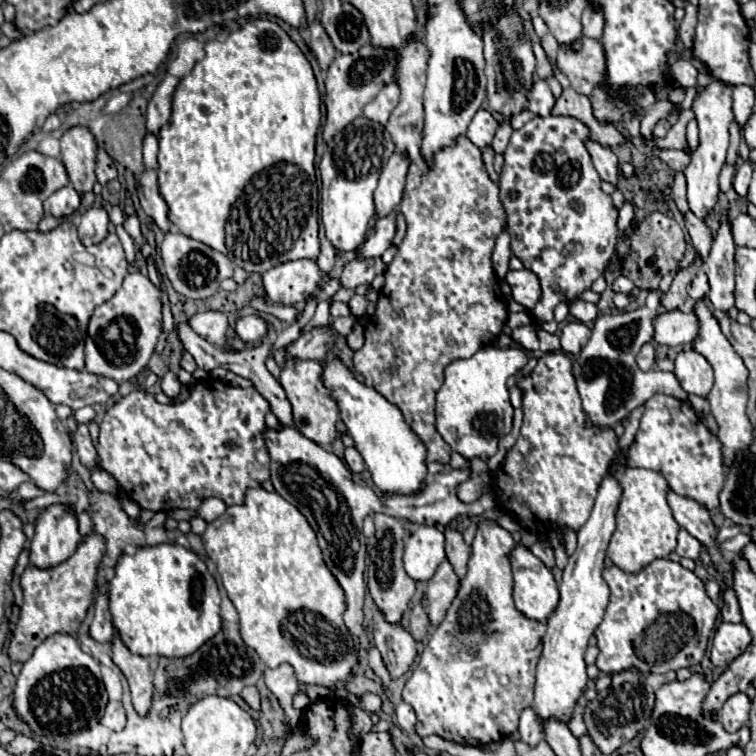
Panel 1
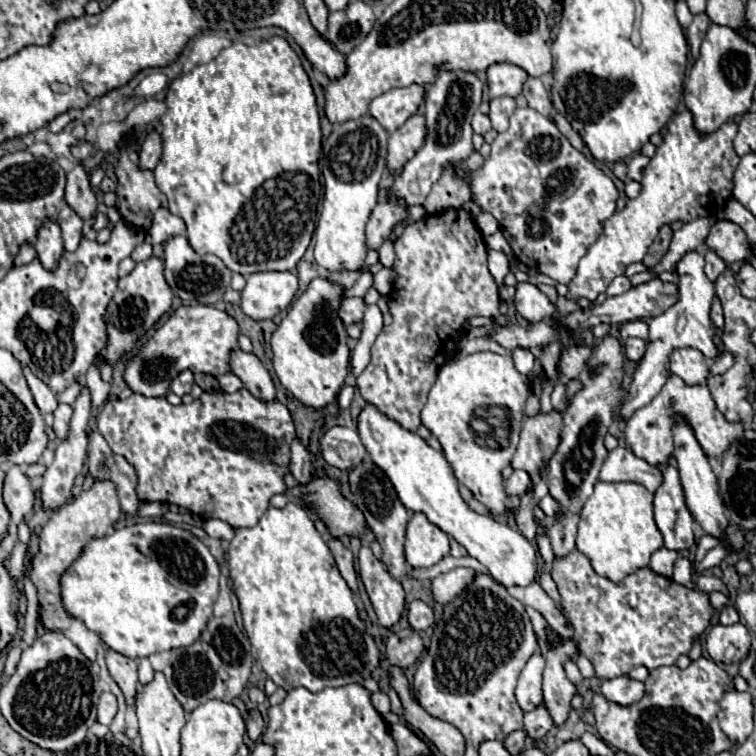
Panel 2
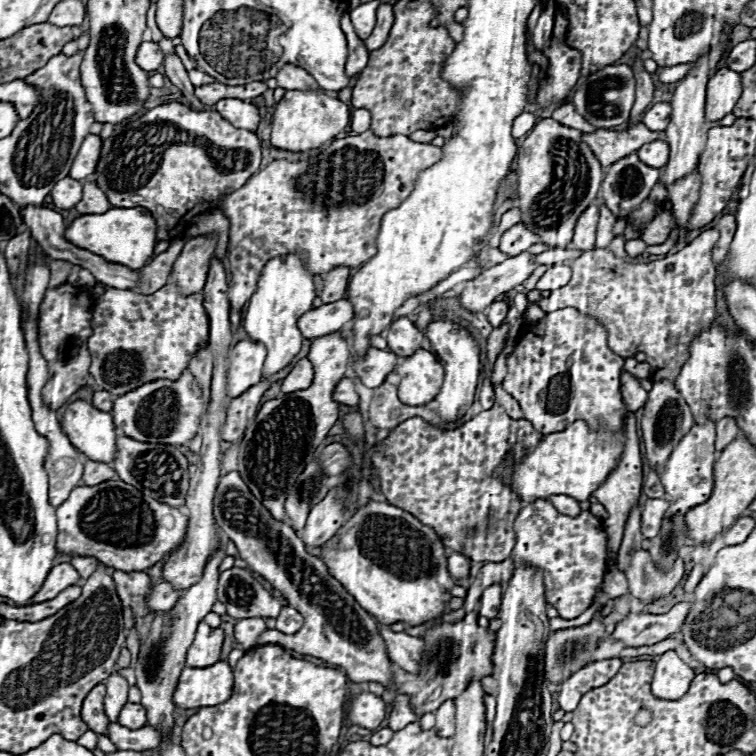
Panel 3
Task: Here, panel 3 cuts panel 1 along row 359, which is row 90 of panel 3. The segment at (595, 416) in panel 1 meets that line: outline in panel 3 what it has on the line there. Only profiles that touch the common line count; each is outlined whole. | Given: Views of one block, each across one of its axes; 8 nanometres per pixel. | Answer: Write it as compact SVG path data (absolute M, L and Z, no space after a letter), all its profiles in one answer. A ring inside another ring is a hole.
M612 64L596 74L590 74L582 80L582 84L572 94L572 104L578 108L578 112L596 128L614 128L618 124L628 122L632 104L634 104L634 90L636 80L632 74L632 68L626 64Z

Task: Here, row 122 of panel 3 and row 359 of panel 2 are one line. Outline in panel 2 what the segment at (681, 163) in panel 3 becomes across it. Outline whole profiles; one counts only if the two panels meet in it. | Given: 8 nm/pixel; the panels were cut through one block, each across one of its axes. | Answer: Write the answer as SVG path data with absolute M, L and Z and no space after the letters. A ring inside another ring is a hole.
M676 348L670 354L670 372L680 376L686 384L706 384L708 364L706 356L694 348Z

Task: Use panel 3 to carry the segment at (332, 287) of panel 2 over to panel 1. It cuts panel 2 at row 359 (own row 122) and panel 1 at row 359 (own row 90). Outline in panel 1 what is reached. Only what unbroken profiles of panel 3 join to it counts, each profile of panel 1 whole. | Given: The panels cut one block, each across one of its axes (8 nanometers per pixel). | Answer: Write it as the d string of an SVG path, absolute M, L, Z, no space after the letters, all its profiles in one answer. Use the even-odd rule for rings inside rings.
M286 358L286 364L282 366L280 372L280 384L286 390L286 396L292 404L296 430L320 446L330 446L332 440L338 436L336 422L340 418L340 410L336 406L336 400L332 398L330 388L326 388L322 382L322 372L324 372L322 360Z

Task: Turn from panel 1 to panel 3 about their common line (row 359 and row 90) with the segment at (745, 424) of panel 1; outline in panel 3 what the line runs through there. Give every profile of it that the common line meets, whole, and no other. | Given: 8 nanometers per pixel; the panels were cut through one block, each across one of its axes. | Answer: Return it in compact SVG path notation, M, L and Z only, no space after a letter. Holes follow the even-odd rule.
M728 68L718 70L706 84L706 120L718 122L728 112L734 110L734 104L740 98L740 74Z

